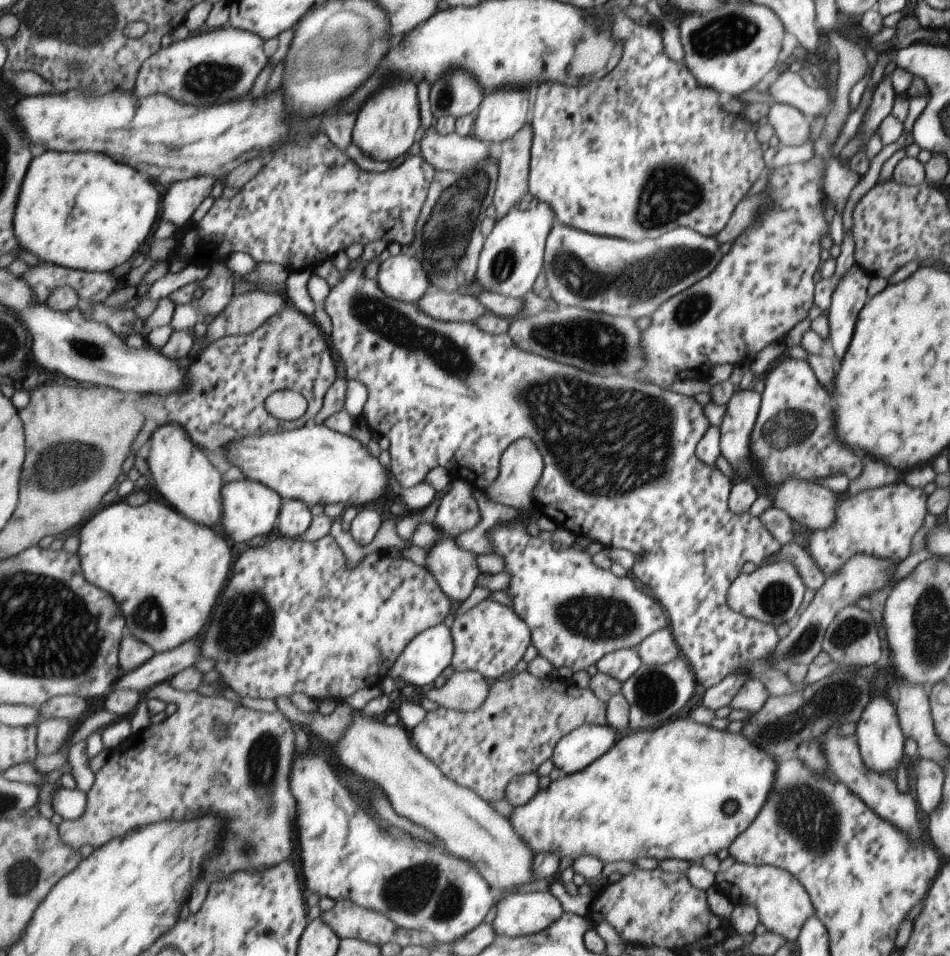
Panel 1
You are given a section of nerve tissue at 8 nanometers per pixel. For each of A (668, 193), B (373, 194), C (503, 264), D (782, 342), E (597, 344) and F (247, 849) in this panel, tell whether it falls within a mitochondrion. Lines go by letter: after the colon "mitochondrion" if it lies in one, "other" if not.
A: mitochondrion
B: other
C: mitochondrion
D: other
E: mitochondrion
F: mitochondrion

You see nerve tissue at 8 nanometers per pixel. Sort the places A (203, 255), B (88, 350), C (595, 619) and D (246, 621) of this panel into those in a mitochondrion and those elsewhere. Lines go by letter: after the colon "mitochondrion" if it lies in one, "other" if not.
A: other
B: mitochondrion
C: mitochondrion
D: mitochondrion

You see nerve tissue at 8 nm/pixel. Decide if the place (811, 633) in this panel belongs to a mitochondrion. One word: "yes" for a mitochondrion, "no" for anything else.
yes

